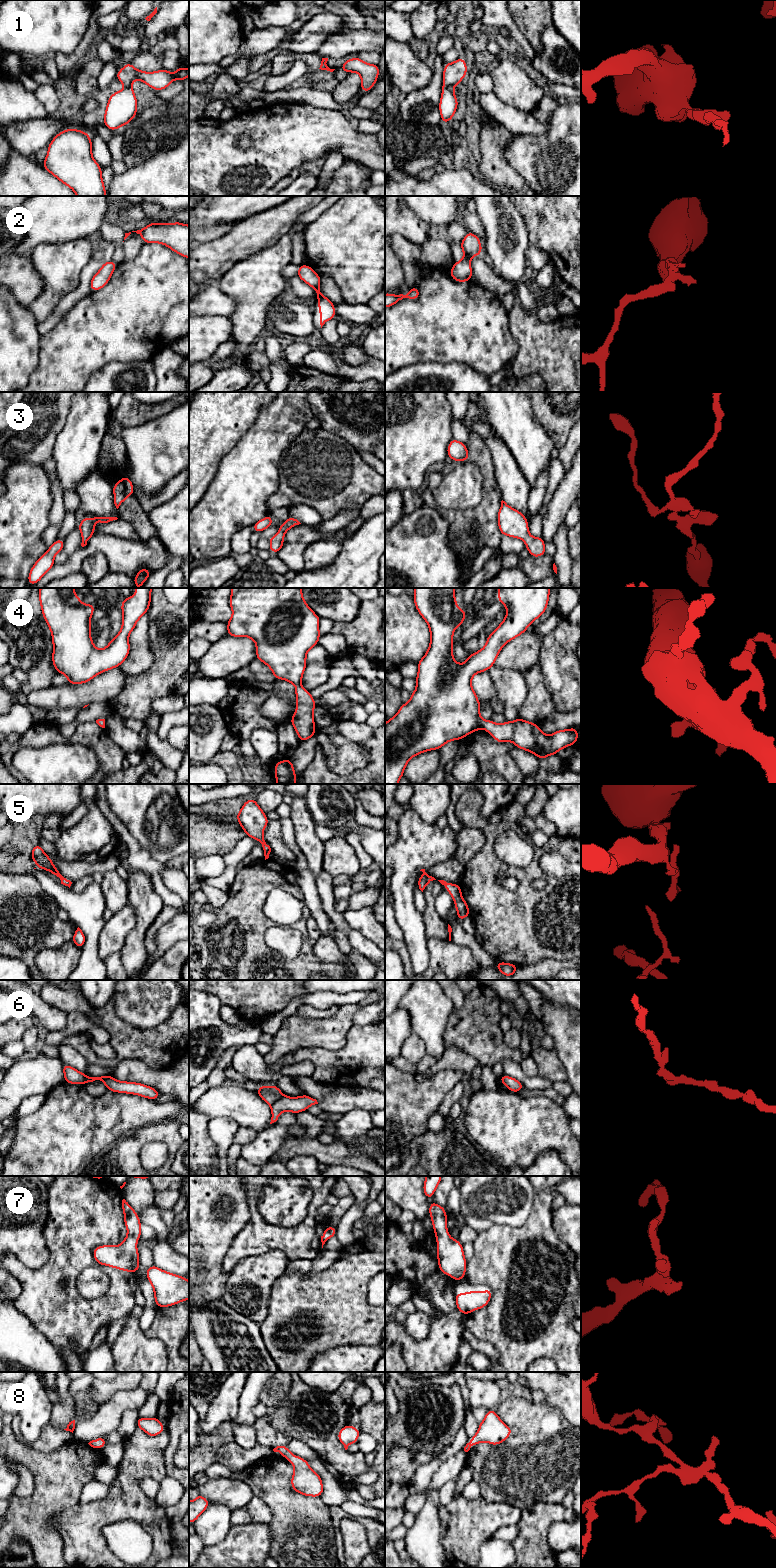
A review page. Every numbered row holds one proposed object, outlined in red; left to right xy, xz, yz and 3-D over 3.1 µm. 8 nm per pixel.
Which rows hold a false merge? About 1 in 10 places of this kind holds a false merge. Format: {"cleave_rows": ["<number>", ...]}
{"cleave_rows": ["6"]}

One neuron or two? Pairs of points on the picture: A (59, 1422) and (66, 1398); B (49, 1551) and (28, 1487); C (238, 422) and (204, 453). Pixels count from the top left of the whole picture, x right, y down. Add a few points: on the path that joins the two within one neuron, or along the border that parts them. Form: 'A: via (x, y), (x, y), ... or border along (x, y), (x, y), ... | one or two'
A: via (60, 1416), (64, 1404) | one
B: border along (30, 1470), (34, 1490), (28, 1496), (15, 1496) | two
C: via (230, 427), (212, 445) | one

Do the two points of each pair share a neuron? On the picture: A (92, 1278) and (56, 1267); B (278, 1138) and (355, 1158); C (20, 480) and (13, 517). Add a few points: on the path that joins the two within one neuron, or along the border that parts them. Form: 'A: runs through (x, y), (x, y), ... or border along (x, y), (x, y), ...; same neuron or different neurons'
A: border along (98, 1267), (79, 1274), (76, 1287), (82, 1297); different neurons
B: border along (292, 1136), (281, 1145), (271, 1158); different neurons
C: runs through (20, 489), (20, 508); same neuron

